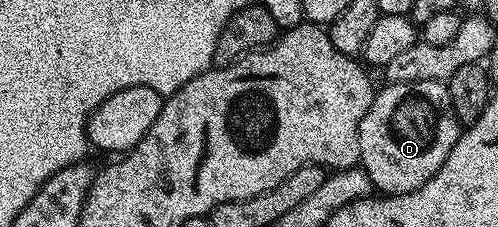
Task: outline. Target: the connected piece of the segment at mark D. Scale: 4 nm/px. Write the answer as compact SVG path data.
M436 80L392 82L383 87L375 93L364 120L360 120L360 166L370 177L371 187L383 195L416 192L429 178L436 176L460 133L450 88L446 82Z

